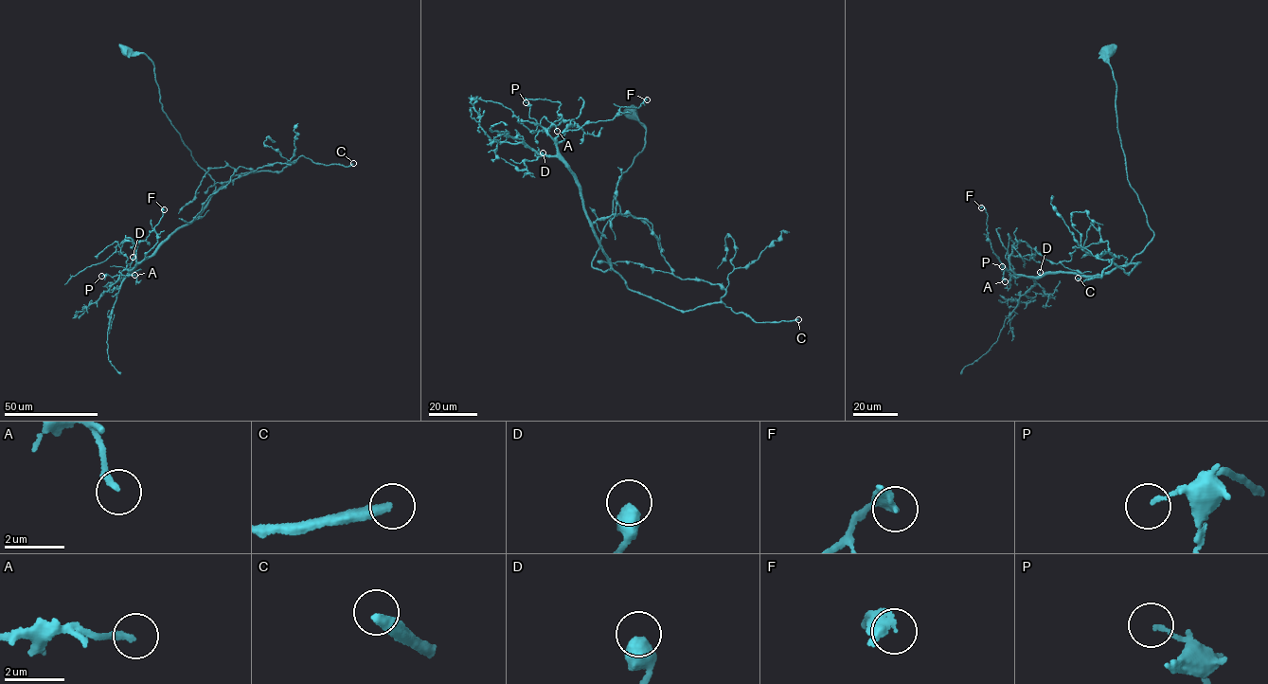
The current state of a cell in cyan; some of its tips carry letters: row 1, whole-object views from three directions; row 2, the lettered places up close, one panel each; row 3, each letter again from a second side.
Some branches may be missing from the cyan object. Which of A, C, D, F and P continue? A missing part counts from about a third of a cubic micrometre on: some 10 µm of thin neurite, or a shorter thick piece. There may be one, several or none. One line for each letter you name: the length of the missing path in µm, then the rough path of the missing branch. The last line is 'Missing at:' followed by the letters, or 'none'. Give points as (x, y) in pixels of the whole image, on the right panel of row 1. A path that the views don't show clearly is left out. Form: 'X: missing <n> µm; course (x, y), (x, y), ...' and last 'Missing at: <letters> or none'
C: missing 130 µm
Missing at: C

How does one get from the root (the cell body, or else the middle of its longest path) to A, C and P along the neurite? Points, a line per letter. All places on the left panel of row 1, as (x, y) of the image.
A: (126, 50), (141, 52), (152, 62), (162, 111), (215, 188), (195, 217), (131, 270), (118, 272), (134, 275)
C: (126, 50), (152, 62), (162, 111), (216, 190), (234, 175), (279, 171), (302, 155), (326, 165), (353, 163)
P: (126, 50), (152, 62), (162, 111), (215, 188), (203, 210), (151, 255), (118, 275), (101, 276)

